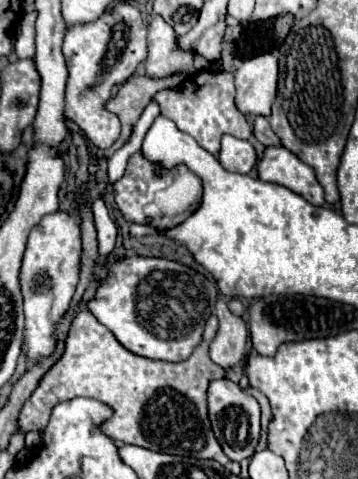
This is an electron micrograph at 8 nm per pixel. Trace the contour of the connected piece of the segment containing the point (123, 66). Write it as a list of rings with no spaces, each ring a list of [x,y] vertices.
[[[118,3],[94,23],[72,25],[64,37],[62,53],[68,65],[64,115],[78,123],[94,147],[108,149],[120,135],[120,121],[104,109],[104,103],[110,99],[112,87],[130,79],[138,63],[146,59],[146,25],[140,11],[130,3]]]

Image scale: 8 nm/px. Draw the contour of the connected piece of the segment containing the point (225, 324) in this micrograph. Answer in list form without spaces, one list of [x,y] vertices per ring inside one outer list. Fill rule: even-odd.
[[[224,301],[216,303],[216,317],[220,329],[210,345],[210,359],[222,369],[230,369],[244,357],[248,329],[240,317],[230,313]]]

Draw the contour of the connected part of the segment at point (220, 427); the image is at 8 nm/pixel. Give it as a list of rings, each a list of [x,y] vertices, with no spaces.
[[[216,379],[208,387],[208,417],[212,423],[212,431],[228,455],[230,461],[242,461],[246,457],[254,455],[258,437],[260,437],[260,405],[258,401],[244,393],[238,383],[232,383],[230,379]]]

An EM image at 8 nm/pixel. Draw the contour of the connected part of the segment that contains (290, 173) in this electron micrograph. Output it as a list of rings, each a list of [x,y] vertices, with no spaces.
[[[266,147],[258,161],[258,179],[288,187],[312,205],[324,205],[324,191],[310,165],[284,147]]]

